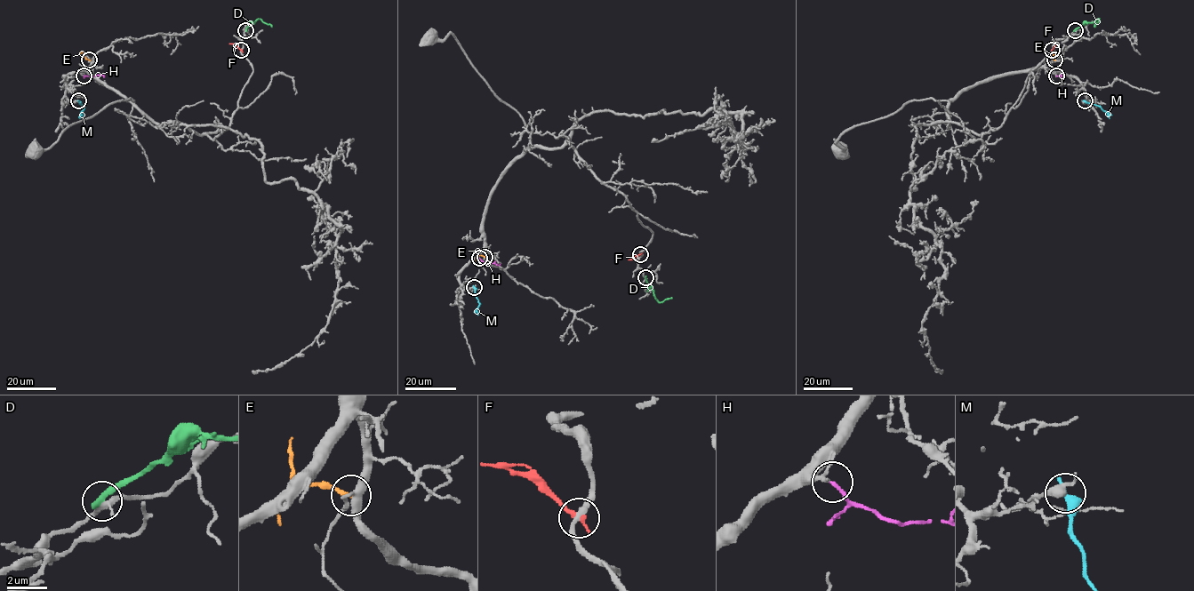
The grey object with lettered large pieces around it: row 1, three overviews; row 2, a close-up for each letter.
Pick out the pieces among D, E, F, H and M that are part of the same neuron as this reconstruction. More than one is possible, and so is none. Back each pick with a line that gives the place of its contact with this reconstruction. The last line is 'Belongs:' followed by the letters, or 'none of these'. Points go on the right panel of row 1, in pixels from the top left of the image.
H: (1056, 75)
Belongs: H

